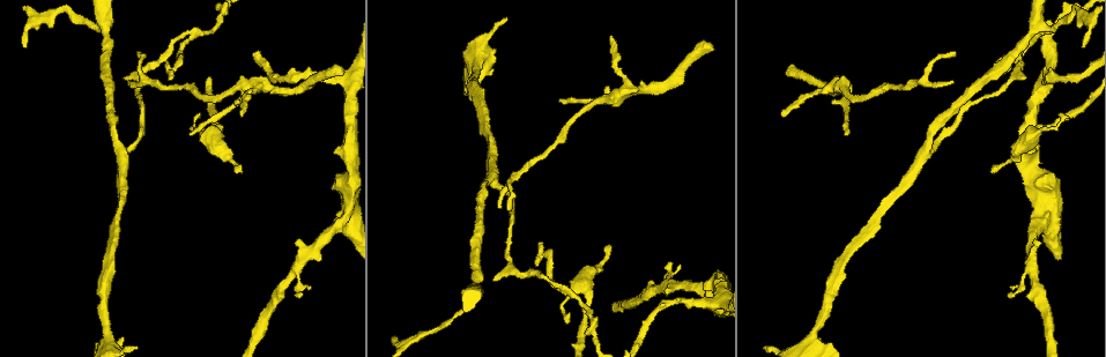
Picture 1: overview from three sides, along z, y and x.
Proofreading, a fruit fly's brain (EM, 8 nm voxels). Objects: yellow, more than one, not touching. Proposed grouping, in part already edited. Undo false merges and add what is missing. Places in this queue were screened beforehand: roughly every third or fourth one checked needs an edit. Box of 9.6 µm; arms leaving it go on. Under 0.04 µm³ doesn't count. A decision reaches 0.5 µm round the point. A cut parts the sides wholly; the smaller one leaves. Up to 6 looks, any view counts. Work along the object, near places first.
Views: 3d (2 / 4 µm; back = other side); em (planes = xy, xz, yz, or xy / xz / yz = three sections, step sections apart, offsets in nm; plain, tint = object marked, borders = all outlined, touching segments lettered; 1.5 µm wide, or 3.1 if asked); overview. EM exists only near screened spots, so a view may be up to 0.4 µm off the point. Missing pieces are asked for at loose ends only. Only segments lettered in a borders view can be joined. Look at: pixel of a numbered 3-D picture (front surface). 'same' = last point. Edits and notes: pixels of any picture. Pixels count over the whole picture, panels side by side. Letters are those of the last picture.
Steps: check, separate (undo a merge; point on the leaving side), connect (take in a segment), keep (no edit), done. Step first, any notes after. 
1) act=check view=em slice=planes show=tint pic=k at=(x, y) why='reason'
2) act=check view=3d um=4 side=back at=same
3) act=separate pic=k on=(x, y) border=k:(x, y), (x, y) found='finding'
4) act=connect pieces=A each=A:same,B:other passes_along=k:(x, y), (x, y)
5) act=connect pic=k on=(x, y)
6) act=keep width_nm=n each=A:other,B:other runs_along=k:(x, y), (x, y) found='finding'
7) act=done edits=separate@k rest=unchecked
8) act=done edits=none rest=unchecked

act=check view=em slice=yz step=8 show=tint pic=1 at=(122, 155) why='side arm on a straight run'

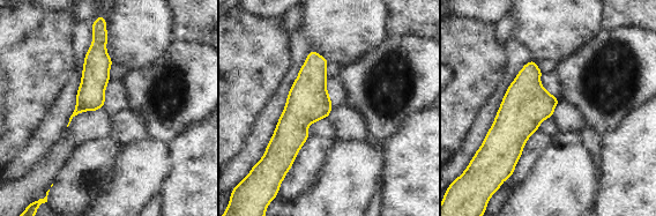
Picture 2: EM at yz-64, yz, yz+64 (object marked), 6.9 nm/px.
act=check view=em slice=yz step=8 show=borders at=same why='what lies round it'

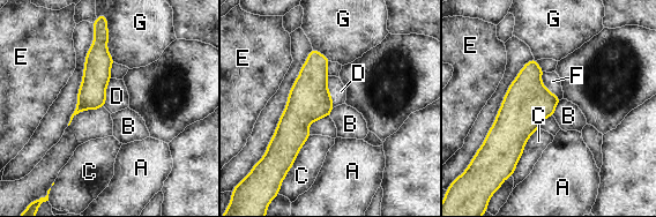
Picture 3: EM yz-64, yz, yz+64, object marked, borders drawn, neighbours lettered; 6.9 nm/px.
act=keep each=A:other,B:other,C:other,D:other,E:other,F:other,G:other runs_along=3:(315, 53), (283, 170) found='all the same neuron'

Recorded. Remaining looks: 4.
act=check view=3d um=2 side=back pic=1 at=(238, 170) why='branch stops here'

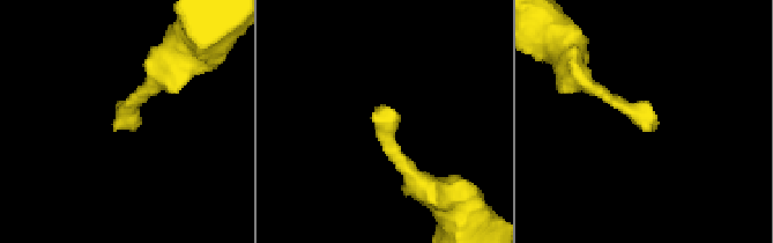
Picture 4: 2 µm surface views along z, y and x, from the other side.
act=check view=em slice=planes show=borders pic=4 at=(656, 128)

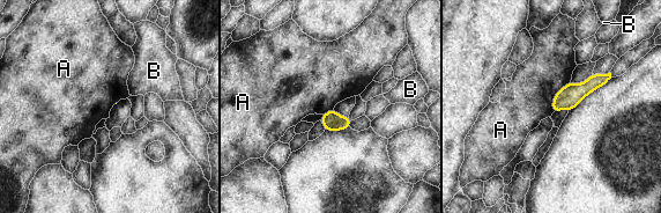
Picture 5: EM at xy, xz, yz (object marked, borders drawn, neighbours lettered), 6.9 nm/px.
act=keep each=A:other,B:other border=5:(570, 81), (557, 92), (552, 111) found='none of them fits'

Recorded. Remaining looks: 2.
act=check view=em slice=planes show=borders pic=1 at=(346, 79) why='abrupt turn'

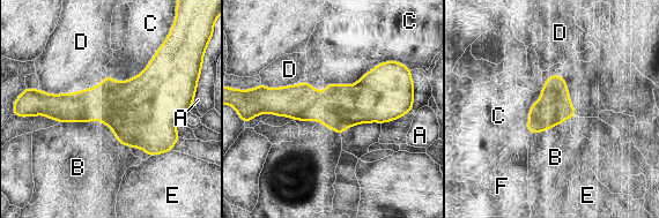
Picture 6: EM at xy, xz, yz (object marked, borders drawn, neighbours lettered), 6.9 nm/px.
act=keep width_nm=240 each=A:other,B:other,C:other,D:other,E:other,F:other border=6:(411, 69), (306, 82) found='all the same neuron'

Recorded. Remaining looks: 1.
act=done edits=none rest=unchecked

